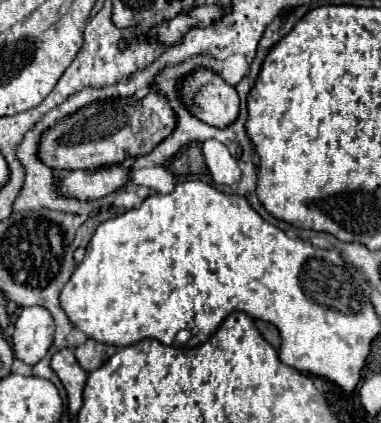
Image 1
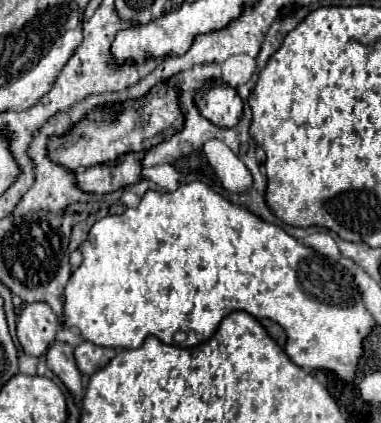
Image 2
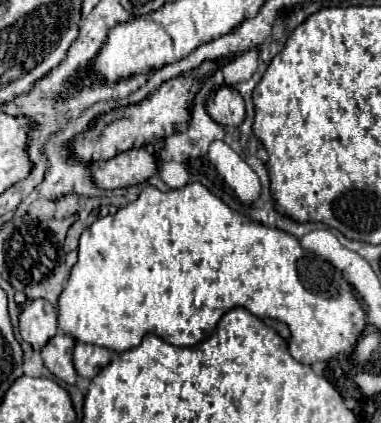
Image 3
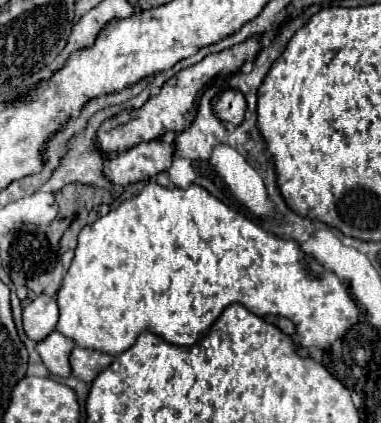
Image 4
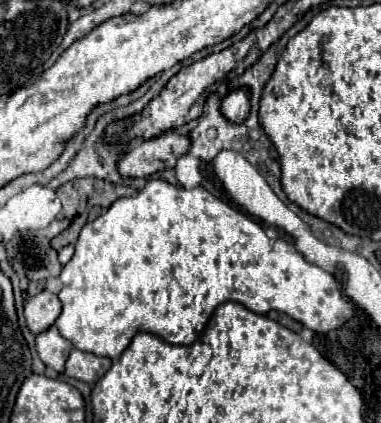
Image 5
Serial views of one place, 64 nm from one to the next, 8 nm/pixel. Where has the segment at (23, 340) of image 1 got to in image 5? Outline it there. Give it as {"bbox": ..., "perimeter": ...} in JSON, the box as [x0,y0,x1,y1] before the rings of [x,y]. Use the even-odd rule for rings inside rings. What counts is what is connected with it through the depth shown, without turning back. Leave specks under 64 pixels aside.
{"bbox":[24,290,62,334],"perimeter":[[[48,290],[38,292],[24,306],[24,316],[26,316],[28,328],[34,334],[38,334],[44,328],[52,326],[54,320],[60,316],[60,308],[62,308],[62,304],[60,304],[60,300],[58,300],[56,294],[48,292]]]}

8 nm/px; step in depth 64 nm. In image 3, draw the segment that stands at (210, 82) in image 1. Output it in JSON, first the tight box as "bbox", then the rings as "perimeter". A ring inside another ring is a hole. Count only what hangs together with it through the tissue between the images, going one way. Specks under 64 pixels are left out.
{"bbox":[206,86,244,126],"perimeter":[[[230,86],[218,88],[206,108],[212,120],[216,120],[220,126],[238,126],[244,120],[244,100],[240,92]]]}

